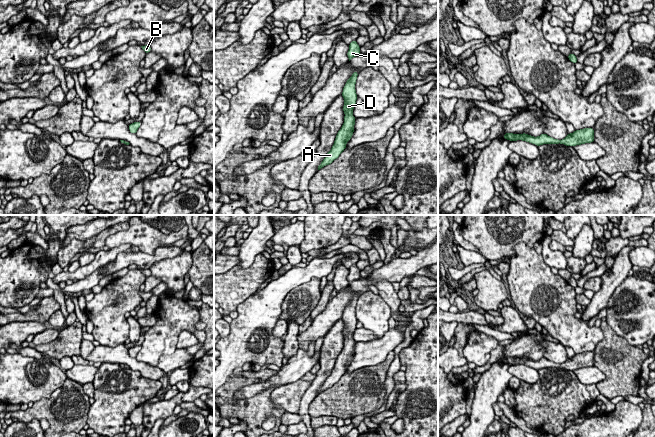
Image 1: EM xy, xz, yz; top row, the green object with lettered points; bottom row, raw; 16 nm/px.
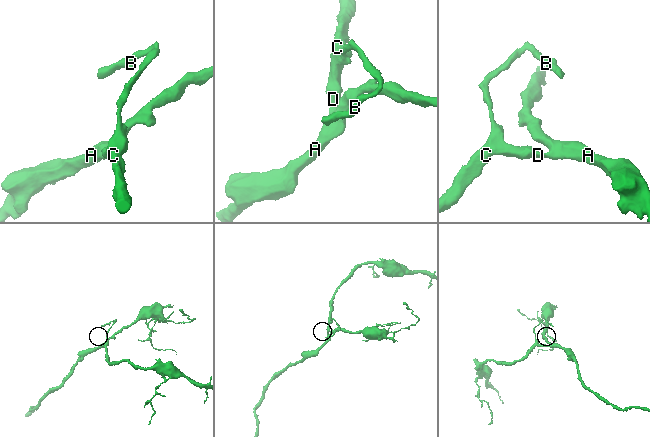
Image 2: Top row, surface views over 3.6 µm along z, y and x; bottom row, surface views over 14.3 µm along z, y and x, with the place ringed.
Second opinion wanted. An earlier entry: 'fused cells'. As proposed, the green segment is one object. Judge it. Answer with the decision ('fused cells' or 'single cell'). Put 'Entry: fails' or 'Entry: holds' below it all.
single cell
Entry: fails

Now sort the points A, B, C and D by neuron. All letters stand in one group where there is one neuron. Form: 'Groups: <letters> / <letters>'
Groups: A B C D

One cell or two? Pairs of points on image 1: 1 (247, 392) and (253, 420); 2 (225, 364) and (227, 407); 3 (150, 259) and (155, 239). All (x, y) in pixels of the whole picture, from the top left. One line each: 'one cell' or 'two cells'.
1: two cells
2: two cells
3: two cells

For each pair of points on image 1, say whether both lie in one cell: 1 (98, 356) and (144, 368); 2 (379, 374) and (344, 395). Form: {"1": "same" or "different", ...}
{"1": "same", "2": "same"}

